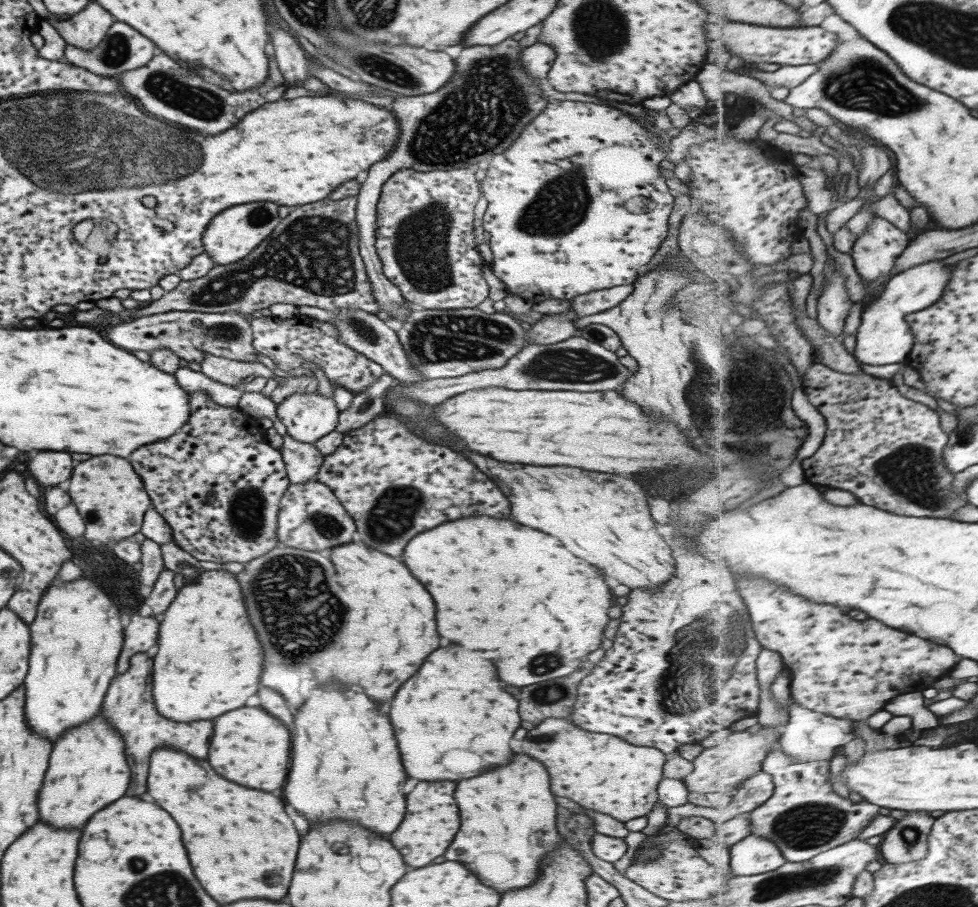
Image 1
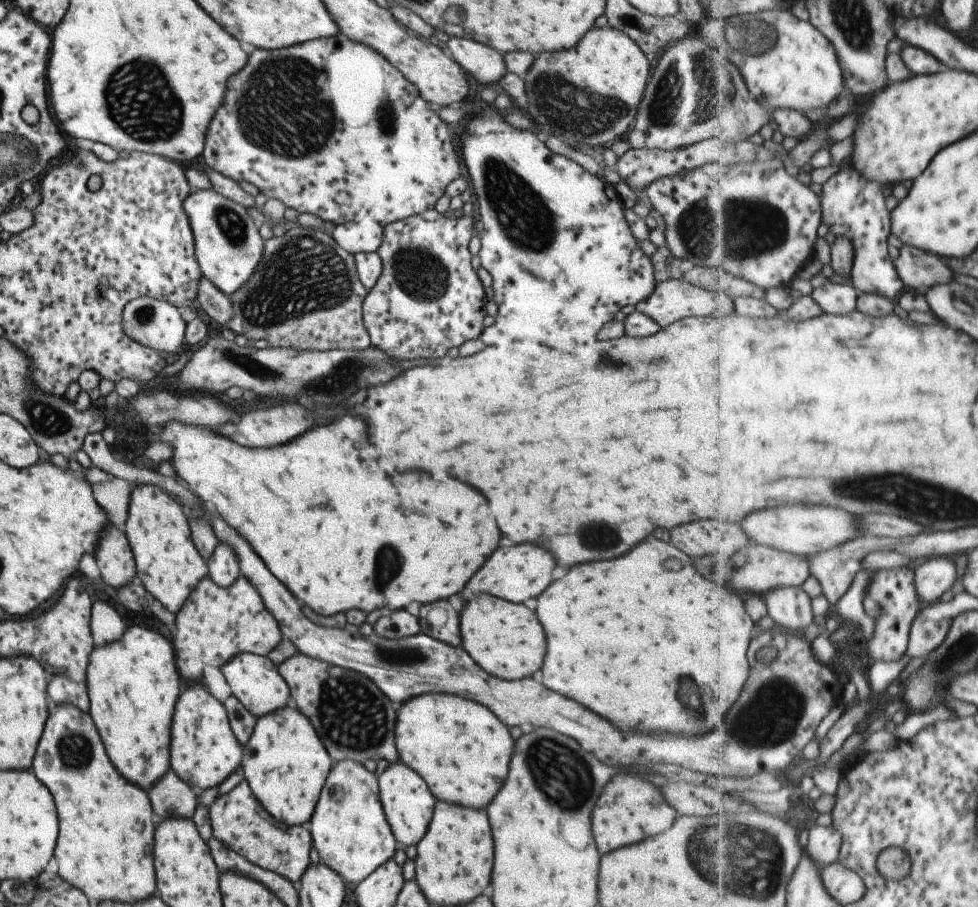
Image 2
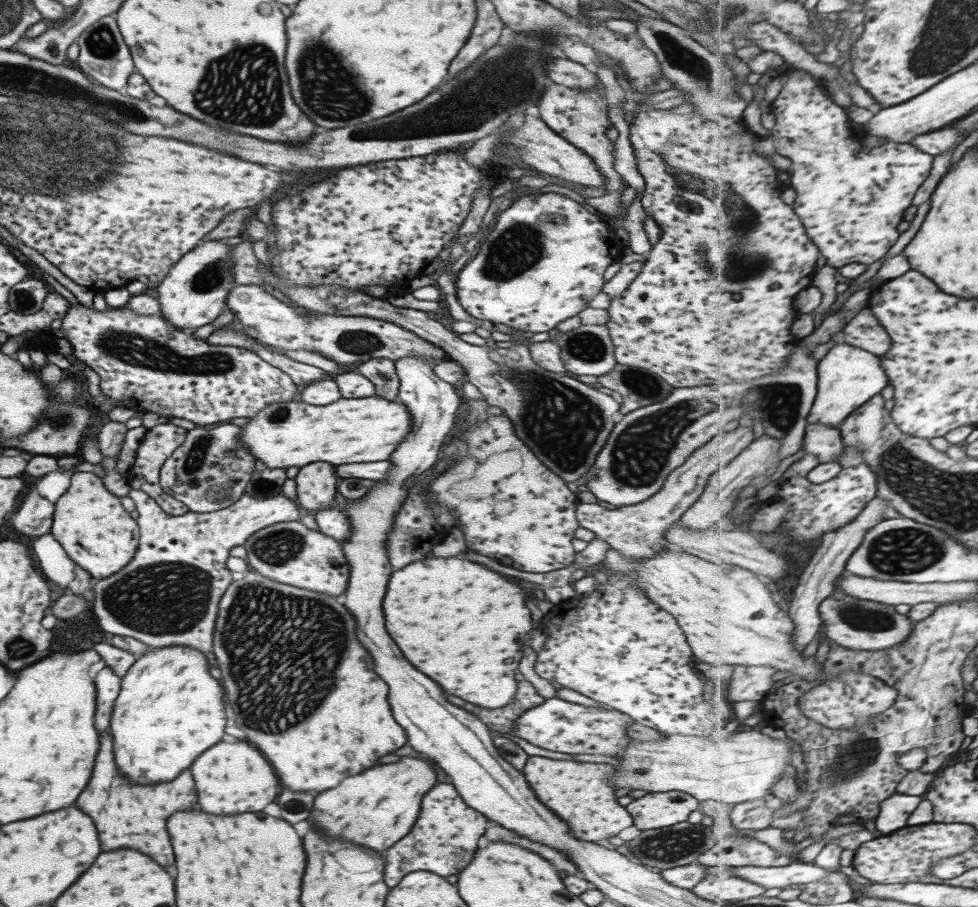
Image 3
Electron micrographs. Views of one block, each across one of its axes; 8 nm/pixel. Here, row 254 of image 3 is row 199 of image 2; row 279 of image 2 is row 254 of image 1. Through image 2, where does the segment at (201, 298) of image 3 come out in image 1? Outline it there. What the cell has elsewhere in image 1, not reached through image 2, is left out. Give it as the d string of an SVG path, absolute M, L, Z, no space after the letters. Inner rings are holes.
M243 204L243 206L233 206L215 214L207 223L201 237L203 252L213 260L214 266L225 266L233 264L245 258L255 246L259 244L266 236L279 224L280 218L277 214L275 204Z

